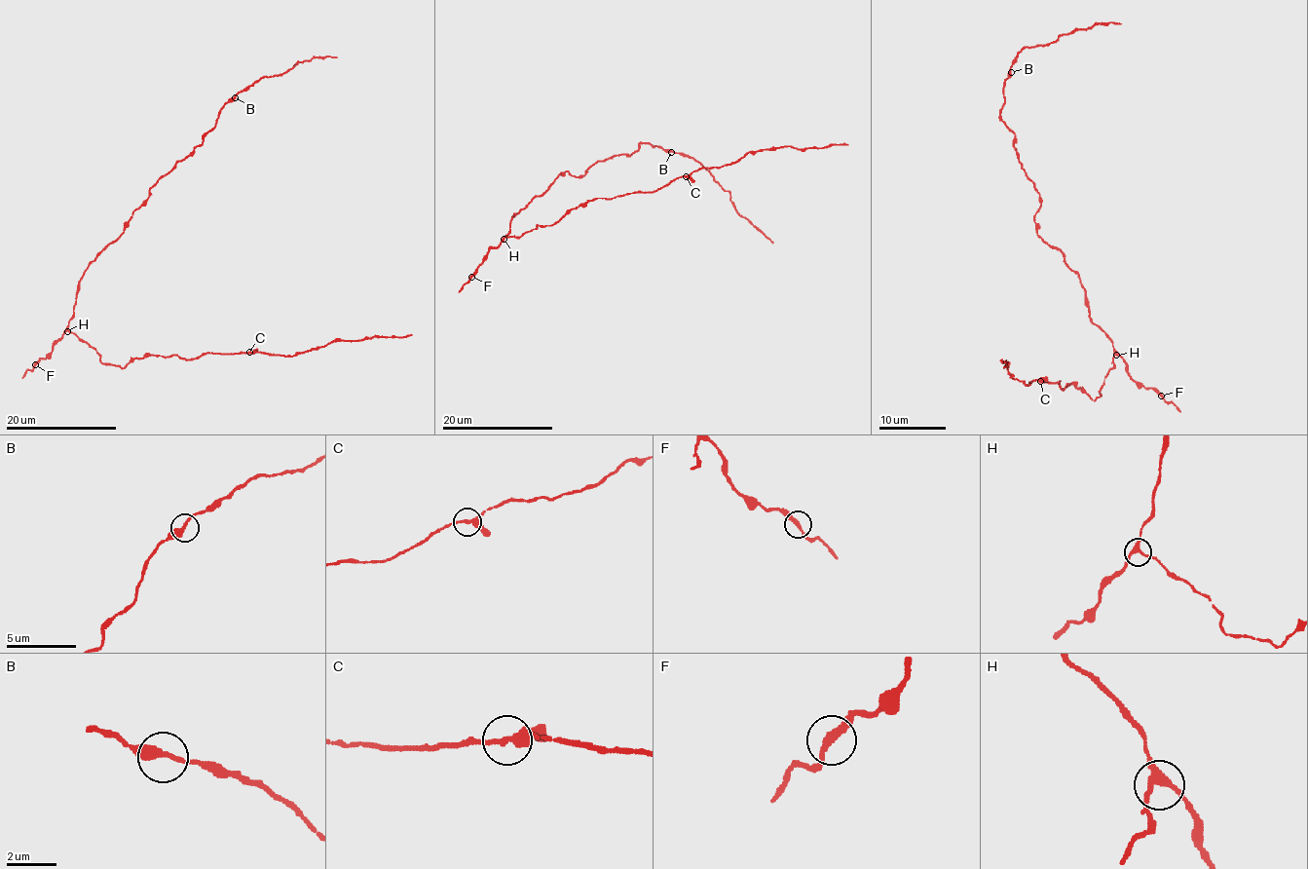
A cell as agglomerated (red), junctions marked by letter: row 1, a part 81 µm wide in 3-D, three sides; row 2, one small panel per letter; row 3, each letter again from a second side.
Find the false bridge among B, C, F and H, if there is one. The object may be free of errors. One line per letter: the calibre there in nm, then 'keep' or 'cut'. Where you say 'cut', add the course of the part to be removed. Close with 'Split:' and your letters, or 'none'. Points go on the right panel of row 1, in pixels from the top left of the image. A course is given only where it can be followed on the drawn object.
B: 320 nm | keep
C: 280 nm | keep
F: 280 nm | keep
H: 240 nm | keep
Split: none

